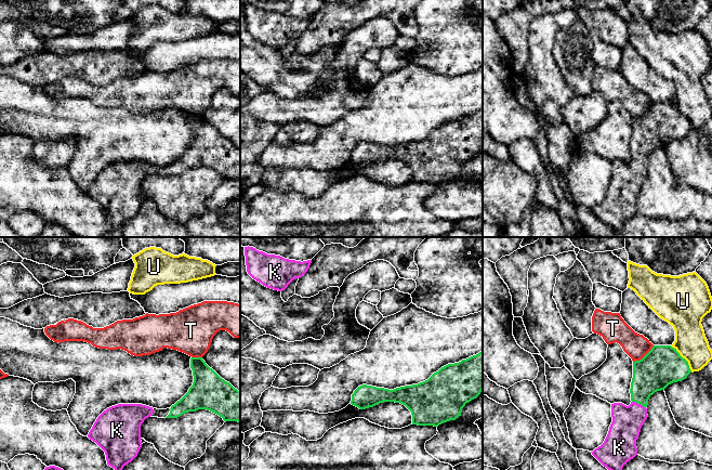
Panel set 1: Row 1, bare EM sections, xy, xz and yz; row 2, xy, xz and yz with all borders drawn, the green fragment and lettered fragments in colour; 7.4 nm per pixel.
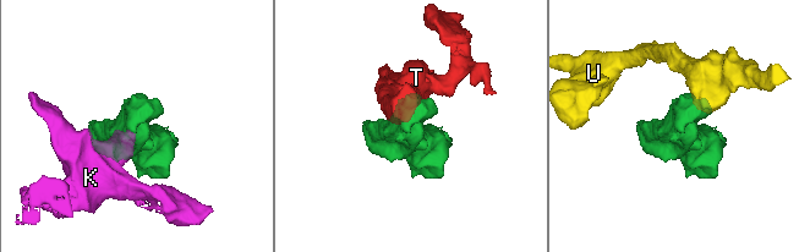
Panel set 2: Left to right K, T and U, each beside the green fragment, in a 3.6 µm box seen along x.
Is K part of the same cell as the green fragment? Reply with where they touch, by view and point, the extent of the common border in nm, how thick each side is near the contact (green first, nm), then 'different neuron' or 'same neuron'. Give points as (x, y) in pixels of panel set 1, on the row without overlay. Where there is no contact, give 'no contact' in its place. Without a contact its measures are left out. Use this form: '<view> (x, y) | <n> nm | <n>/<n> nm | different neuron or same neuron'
yz (638, 160) | 120 nm | 280/220 nm | same neuron

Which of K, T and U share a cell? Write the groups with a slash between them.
K / T / U

